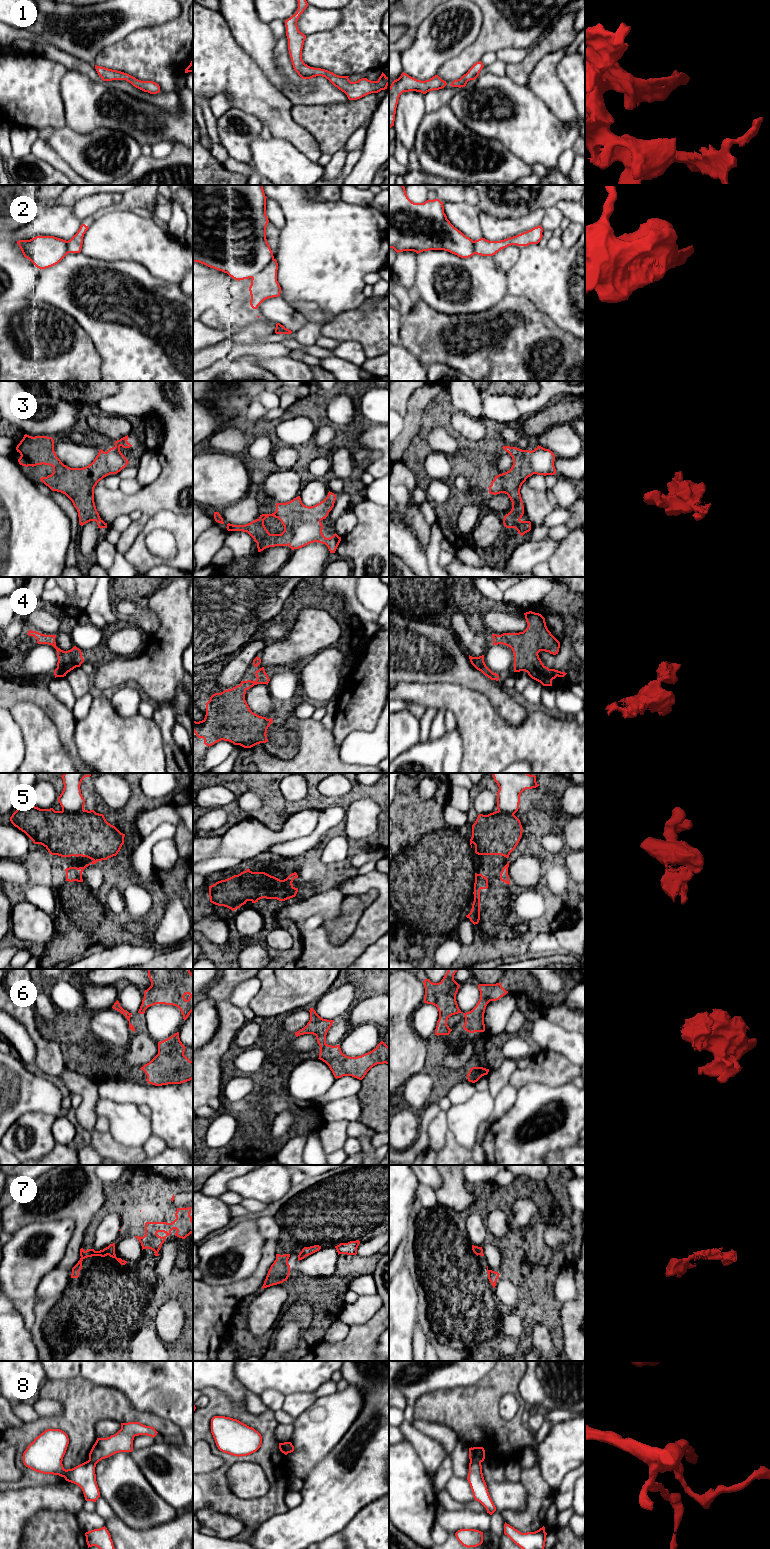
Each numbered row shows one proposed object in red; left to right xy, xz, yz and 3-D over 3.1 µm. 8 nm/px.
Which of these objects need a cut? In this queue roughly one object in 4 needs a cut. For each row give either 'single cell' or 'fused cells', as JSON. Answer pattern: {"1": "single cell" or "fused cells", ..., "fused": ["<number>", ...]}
{"1": "single cell", "2": "fused cells", "3": "single cell", "4": "single cell", "5": "fused cells", "6": "single cell", "7": "single cell", "8": "fused cells", "fused": ["2", "5", "8"]}

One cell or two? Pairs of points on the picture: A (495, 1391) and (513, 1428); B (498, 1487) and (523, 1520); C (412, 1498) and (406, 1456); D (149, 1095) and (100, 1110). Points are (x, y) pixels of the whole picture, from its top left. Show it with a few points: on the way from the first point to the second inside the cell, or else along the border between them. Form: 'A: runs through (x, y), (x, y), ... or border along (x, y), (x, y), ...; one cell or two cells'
A: runs through (493, 1402), (493, 1415), (502, 1424); one cell
B: border along (525, 1488), (526, 1506), (503, 1513); two cells
C: runs through (406, 1488), (406, 1466); one cell
D: border along (102, 1097), (117, 1102), (135, 1102), (138, 1104); two cells

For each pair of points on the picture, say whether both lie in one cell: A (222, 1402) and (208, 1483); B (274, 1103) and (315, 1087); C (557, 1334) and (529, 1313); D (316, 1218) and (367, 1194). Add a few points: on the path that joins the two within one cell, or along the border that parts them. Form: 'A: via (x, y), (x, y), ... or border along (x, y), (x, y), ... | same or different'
A: via (206, 1423), (206, 1435), (226, 1463) | same
B: border along (289, 1073), (288, 1092), (298, 1100), (313, 1101) | different
C: via (553, 1326), (540, 1313), (537, 1313) | same
D: via (329, 1213), (338, 1212), (354, 1201) | same

